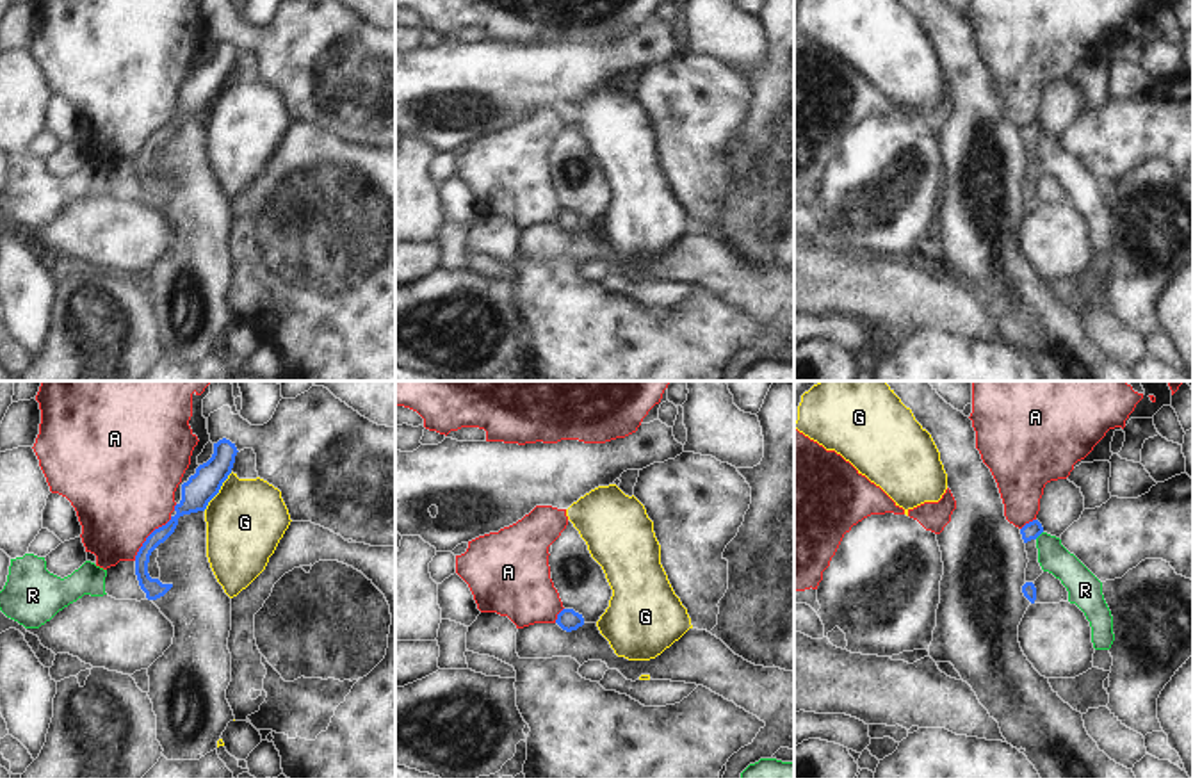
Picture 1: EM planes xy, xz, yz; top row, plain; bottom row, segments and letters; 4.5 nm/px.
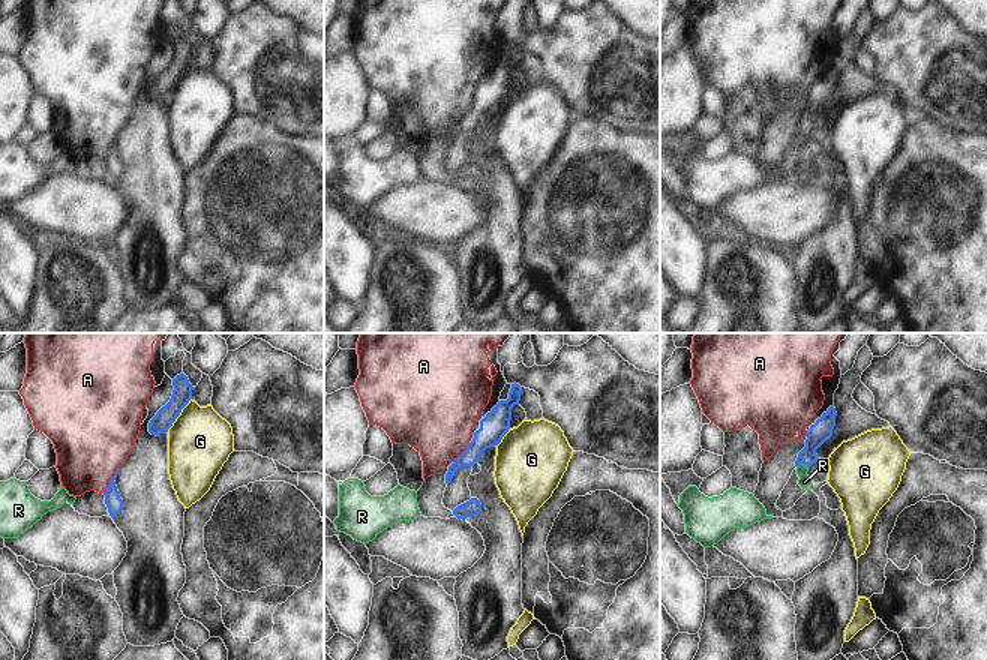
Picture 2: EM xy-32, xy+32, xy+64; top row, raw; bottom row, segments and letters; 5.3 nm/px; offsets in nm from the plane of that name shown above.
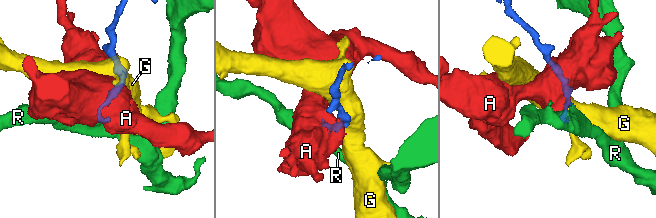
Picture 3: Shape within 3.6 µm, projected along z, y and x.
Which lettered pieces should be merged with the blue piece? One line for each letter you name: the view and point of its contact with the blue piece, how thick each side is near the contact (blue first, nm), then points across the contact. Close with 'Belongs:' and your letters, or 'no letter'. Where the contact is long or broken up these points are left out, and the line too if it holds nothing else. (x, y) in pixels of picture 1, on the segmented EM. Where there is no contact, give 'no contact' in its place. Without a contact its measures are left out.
R: contact yz (1038, 534); calibres 80 and 140 nm; way yz (1033, 529), (1038, 534), (1053, 558)
Belongs: R

